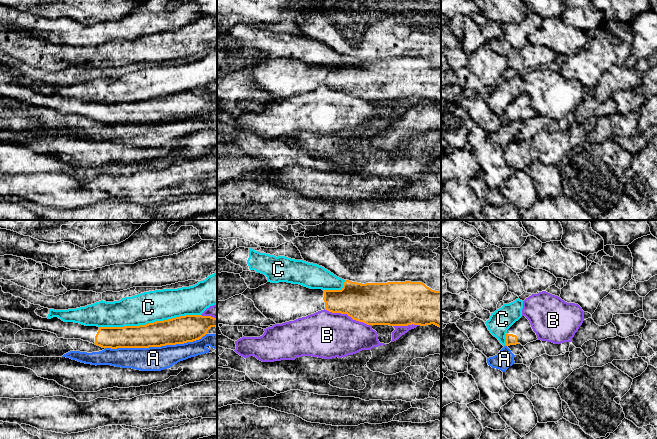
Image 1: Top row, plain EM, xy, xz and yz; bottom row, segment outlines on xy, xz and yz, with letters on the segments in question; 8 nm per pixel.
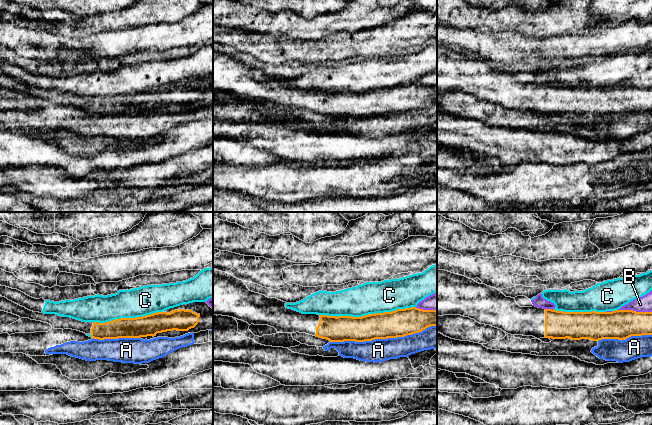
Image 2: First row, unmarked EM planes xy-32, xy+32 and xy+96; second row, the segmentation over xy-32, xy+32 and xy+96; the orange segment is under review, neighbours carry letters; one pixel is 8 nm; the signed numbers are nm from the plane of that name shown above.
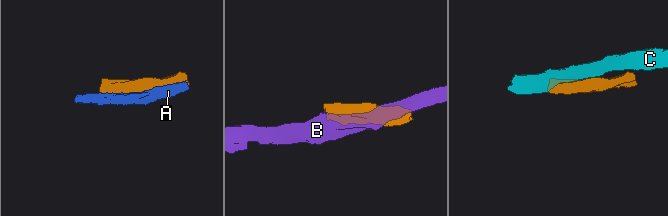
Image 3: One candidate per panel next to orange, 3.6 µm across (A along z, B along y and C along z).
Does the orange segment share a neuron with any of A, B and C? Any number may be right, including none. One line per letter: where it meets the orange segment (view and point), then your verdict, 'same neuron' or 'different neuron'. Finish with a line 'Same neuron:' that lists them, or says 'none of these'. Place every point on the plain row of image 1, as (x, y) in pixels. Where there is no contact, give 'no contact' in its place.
A: xy (155, 122) | different neuron
B: xz (348, 91) | different neuron
C: xy (149, 99) | different neuron
Same neuron: none of these

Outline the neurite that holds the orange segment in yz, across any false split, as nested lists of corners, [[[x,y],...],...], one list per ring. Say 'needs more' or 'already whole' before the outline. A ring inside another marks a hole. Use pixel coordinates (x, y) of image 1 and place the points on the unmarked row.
needs more | [[[522,92],[507,106],[505,114],[506,122],[516,120],[525,122],[527,119],[538,116],[529,96],[525,92]]]

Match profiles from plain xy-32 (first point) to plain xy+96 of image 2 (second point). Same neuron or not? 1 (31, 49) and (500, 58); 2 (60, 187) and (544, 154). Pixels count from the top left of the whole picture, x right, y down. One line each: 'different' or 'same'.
1: same
2: different

